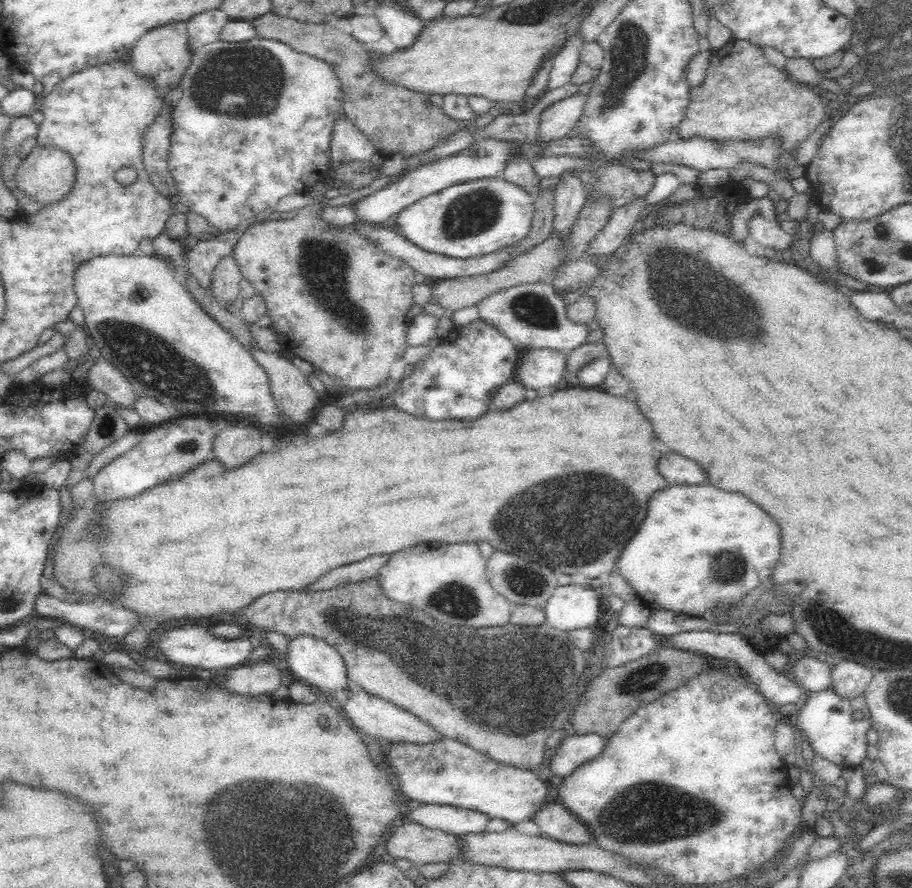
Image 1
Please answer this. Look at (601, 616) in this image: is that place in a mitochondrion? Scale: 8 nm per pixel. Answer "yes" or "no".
no

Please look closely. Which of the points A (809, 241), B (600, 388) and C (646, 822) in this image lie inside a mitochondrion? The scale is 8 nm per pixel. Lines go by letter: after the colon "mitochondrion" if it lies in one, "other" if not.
A: other
B: other
C: mitochondrion

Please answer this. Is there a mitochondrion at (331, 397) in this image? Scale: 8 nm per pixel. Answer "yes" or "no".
no

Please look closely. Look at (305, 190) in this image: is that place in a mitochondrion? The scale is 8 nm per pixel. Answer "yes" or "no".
no

